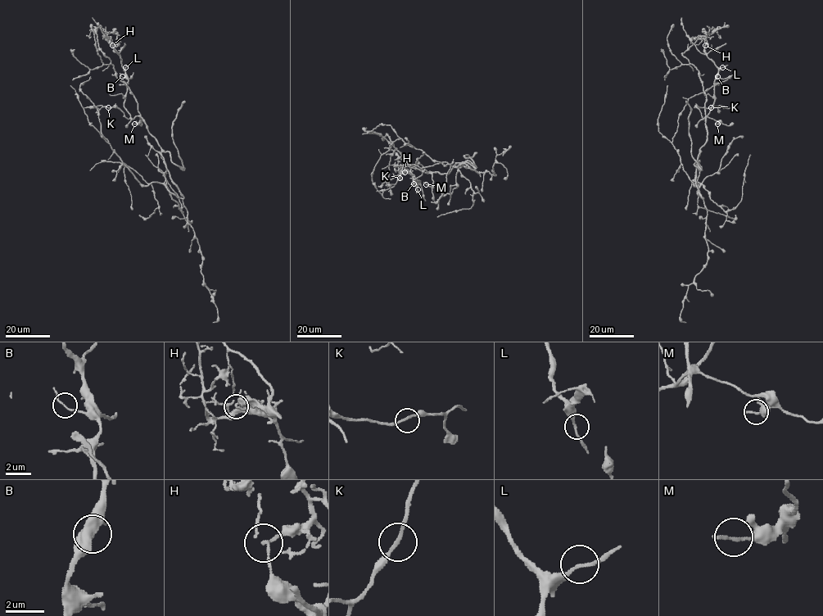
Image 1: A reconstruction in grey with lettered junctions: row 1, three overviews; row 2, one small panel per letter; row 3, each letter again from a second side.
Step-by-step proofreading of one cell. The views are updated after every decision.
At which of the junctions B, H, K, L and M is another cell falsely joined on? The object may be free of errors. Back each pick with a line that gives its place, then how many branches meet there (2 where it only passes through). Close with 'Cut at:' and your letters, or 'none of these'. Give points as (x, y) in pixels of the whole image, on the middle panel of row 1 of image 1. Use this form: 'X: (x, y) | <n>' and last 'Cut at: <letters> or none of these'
H: (404, 172) | 2
Cut at: H

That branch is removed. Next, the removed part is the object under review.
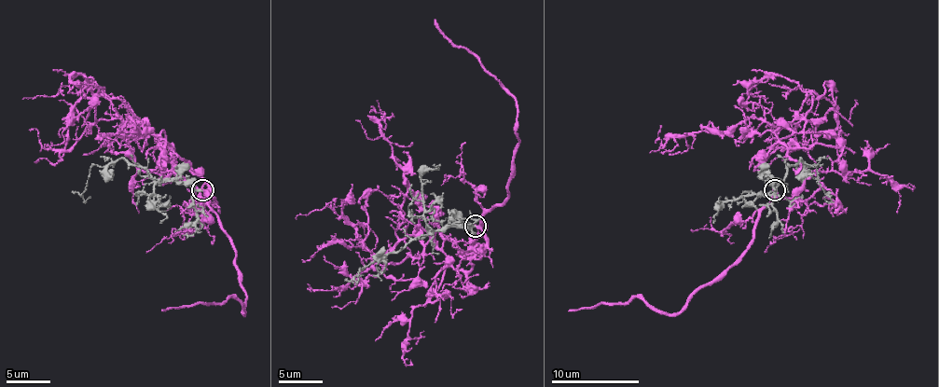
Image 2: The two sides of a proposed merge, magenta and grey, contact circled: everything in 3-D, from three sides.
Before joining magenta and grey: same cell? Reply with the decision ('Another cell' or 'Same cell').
Same cell

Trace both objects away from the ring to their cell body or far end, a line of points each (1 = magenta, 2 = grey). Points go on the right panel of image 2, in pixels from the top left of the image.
1: (774, 190), (792, 197), (807, 175), (782, 142), (805, 91), (774, 74), (754, 85), (754, 96), (767, 98)
2: (774, 190), (774, 184), (780, 182), (787, 169), (800, 158), (815, 169), (818, 184), (829, 201), (824, 197)

